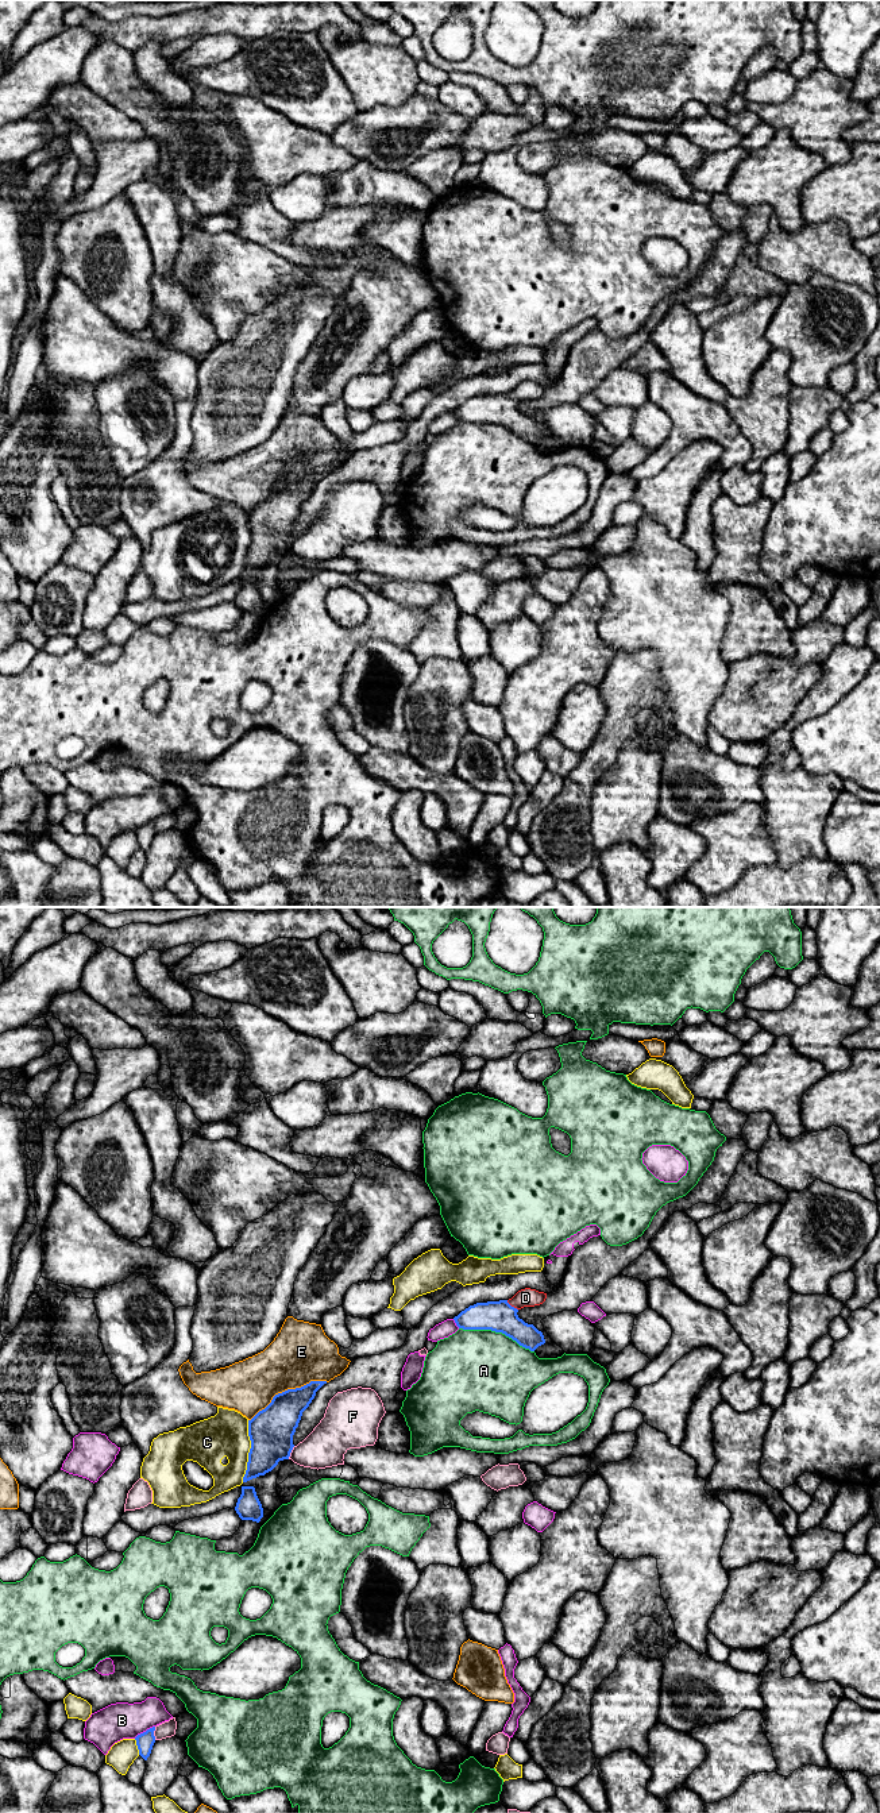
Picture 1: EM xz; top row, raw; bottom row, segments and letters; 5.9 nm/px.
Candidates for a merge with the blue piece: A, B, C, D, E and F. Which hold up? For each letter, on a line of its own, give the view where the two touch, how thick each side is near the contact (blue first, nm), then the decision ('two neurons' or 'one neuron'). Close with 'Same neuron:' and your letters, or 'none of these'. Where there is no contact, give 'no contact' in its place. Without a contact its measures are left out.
A: xz | 190/480 nm | two neurons
B: xz | 110/220 nm | two neurons
C: xz | 260/260 nm | two neurons
D: xz | 190/110 nm | one neuron
E: xz | 260/360 nm | two neurons
F: xz | 260/240 nm | two neurons
Same neuron: D

